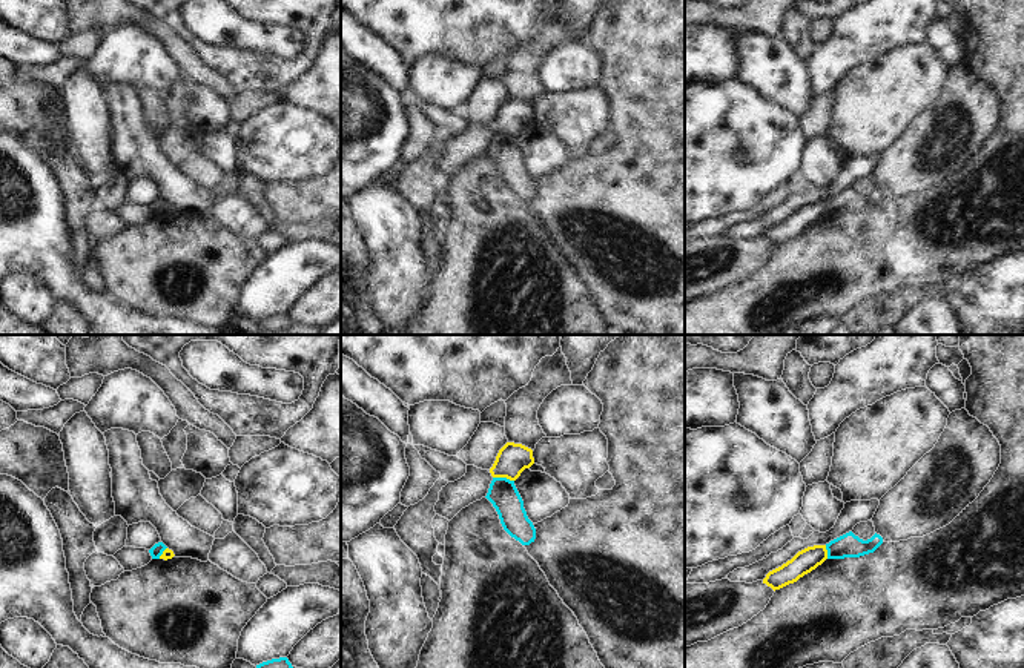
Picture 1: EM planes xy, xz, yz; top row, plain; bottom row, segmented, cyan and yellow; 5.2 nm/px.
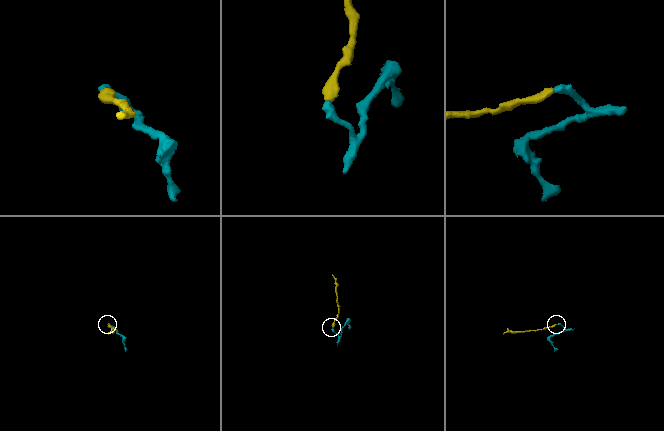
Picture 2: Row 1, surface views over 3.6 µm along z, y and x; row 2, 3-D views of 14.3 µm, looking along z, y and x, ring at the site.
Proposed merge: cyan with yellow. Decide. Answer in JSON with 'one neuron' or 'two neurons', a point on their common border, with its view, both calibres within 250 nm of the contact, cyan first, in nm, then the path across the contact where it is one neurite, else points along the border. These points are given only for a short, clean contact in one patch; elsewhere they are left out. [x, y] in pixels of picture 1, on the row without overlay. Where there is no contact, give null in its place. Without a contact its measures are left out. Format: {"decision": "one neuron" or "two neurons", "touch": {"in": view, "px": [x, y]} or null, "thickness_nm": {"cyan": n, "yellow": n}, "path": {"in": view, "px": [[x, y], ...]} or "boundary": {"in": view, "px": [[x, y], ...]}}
{"decision": "two neurons", "touch": {"in": "xz", "px": [504, 134]}, "thickness_nm": {"cyan": 160, "yellow": 160}, "boundary": {"in": "xz", "px": [[493, 132], [505, 132], [513, 137]]}}

